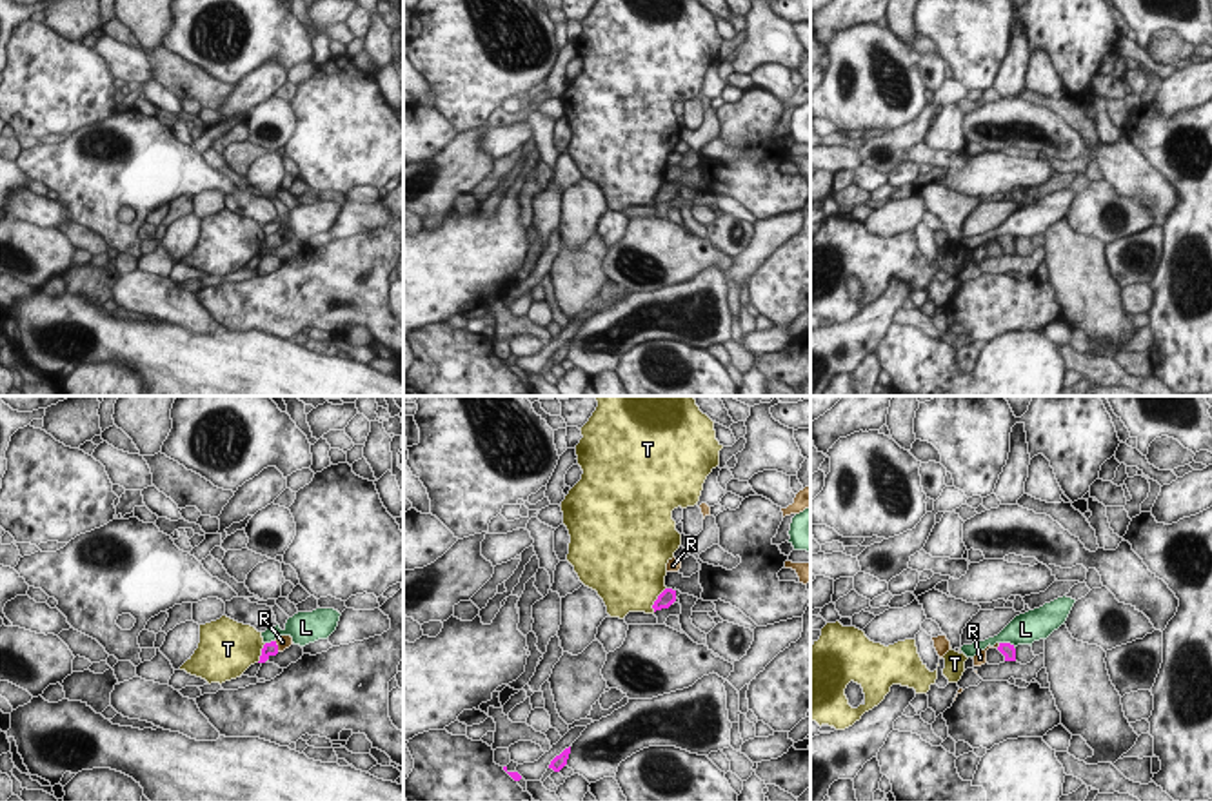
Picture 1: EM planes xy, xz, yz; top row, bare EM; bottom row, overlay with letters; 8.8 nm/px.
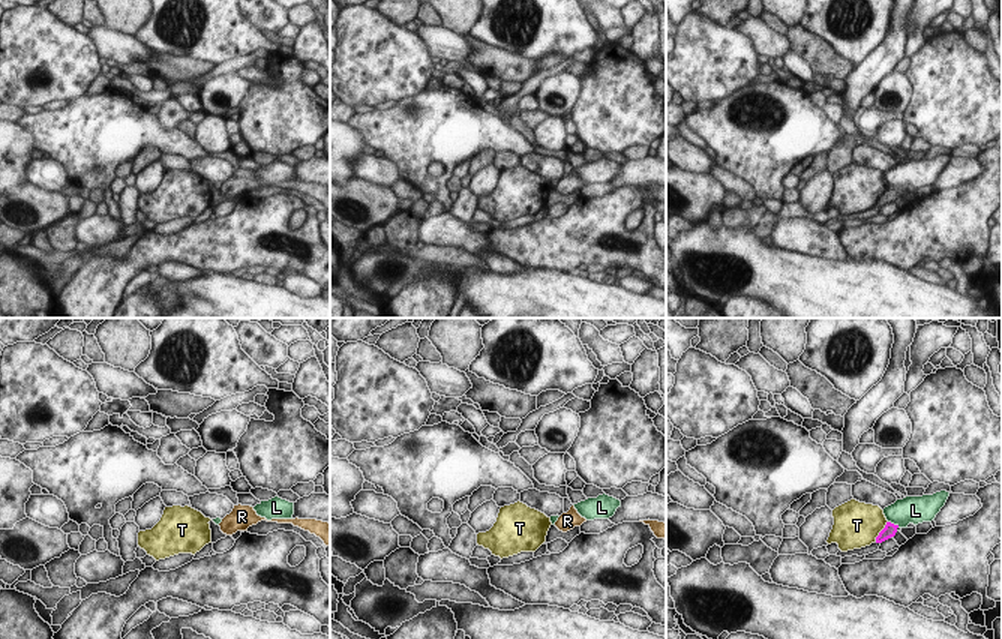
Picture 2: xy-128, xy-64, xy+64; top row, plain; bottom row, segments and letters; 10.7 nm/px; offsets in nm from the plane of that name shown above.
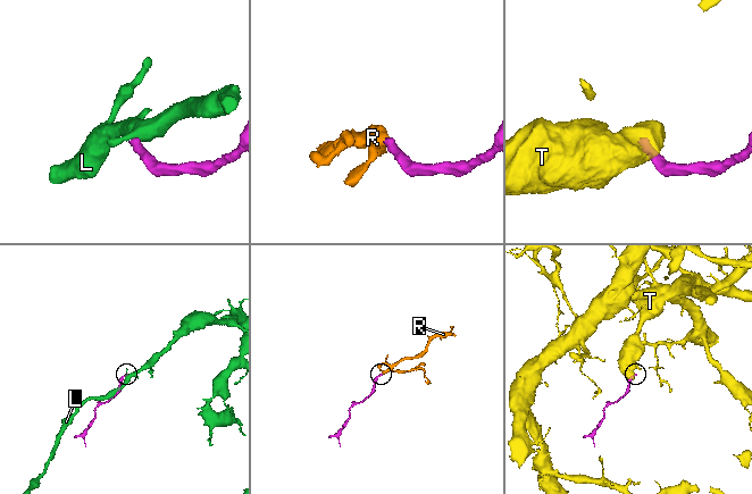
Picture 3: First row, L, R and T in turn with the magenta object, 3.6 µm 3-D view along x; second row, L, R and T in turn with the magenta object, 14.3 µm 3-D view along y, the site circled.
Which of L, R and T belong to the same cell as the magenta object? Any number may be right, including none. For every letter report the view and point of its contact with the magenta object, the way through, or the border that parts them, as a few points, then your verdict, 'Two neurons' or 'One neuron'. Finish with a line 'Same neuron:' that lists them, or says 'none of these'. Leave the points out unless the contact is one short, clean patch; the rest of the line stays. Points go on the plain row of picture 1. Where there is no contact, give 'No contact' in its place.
L: Touches magenta at yz (1007, 237). Boundary: yz (1000, 235), (1014, 238). Two neurons
R: Touches magenta at xy (277, 238). Path across: xy (269, 242), (277, 238), (284, 235). One neuron
T: Touches magenta at xz (656, 193). Boundary: xz (665, 180), (653, 204). Two neurons
Same neuron: R.

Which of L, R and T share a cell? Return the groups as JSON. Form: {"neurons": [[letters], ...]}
{"neurons": [["L"], ["R"], ["T"]]}

